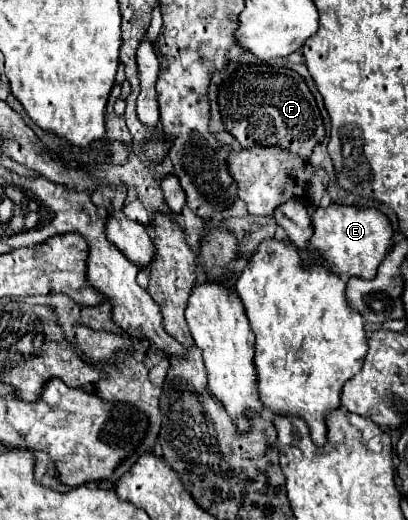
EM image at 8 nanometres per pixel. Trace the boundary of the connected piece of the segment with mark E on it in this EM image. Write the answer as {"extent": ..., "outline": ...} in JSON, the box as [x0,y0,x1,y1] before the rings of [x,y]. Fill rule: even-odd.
{"extent":[309,205,391,279],"outline":[[[337,205],[317,207],[313,213],[313,237],[309,247],[323,253],[321,259],[311,259],[325,265],[339,277],[361,277],[373,279],[377,275],[377,267],[391,251],[391,221],[375,207],[357,207],[357,205]]]}

